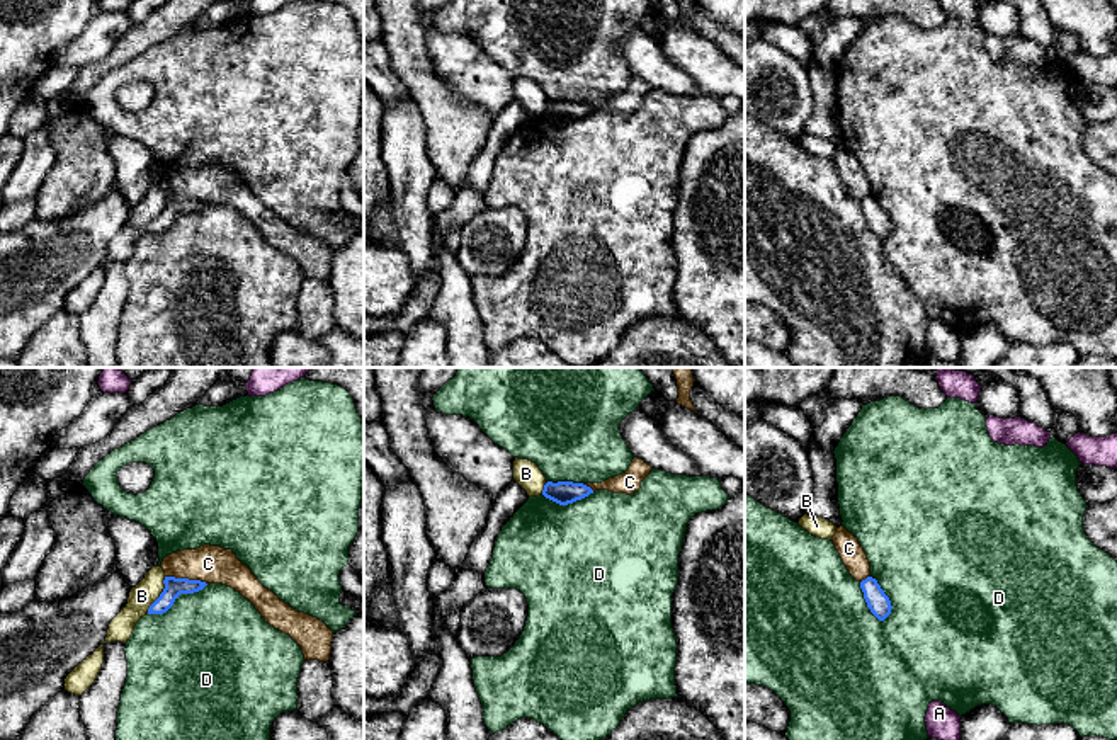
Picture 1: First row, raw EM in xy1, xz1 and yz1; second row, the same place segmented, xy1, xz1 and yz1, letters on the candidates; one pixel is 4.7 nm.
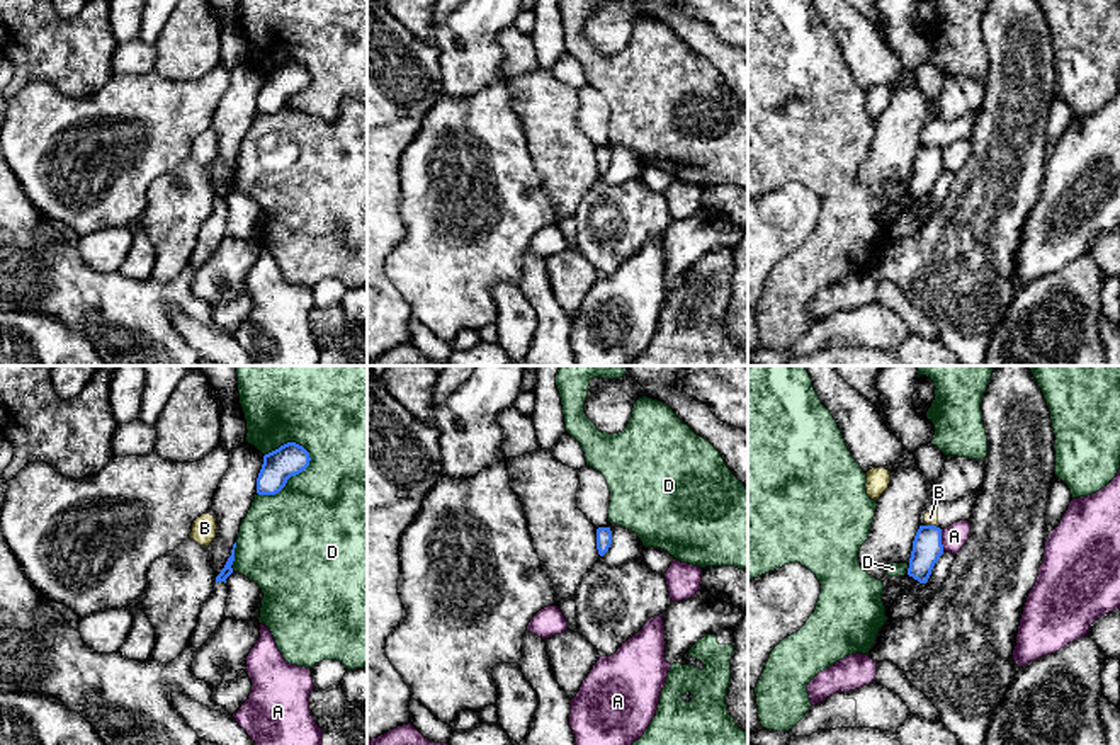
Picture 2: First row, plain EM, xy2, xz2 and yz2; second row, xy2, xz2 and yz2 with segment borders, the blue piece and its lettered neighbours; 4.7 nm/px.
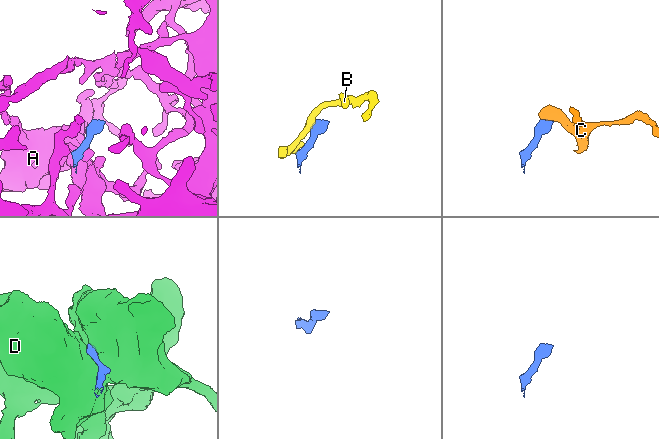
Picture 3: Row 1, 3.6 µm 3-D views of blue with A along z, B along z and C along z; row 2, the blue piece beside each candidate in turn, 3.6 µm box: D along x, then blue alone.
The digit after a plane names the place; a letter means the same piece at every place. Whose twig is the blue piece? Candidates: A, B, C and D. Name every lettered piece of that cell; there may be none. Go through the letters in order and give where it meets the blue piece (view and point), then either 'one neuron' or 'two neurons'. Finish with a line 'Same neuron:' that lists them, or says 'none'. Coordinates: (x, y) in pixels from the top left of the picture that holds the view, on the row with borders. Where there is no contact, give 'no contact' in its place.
A: yz2 (940, 540) | two neurons
B: xy1 (160, 596) | two neurons
C: xy1 (186, 579) | two neurons
D: xy2 (288, 478) | two neurons
Same neuron: none

